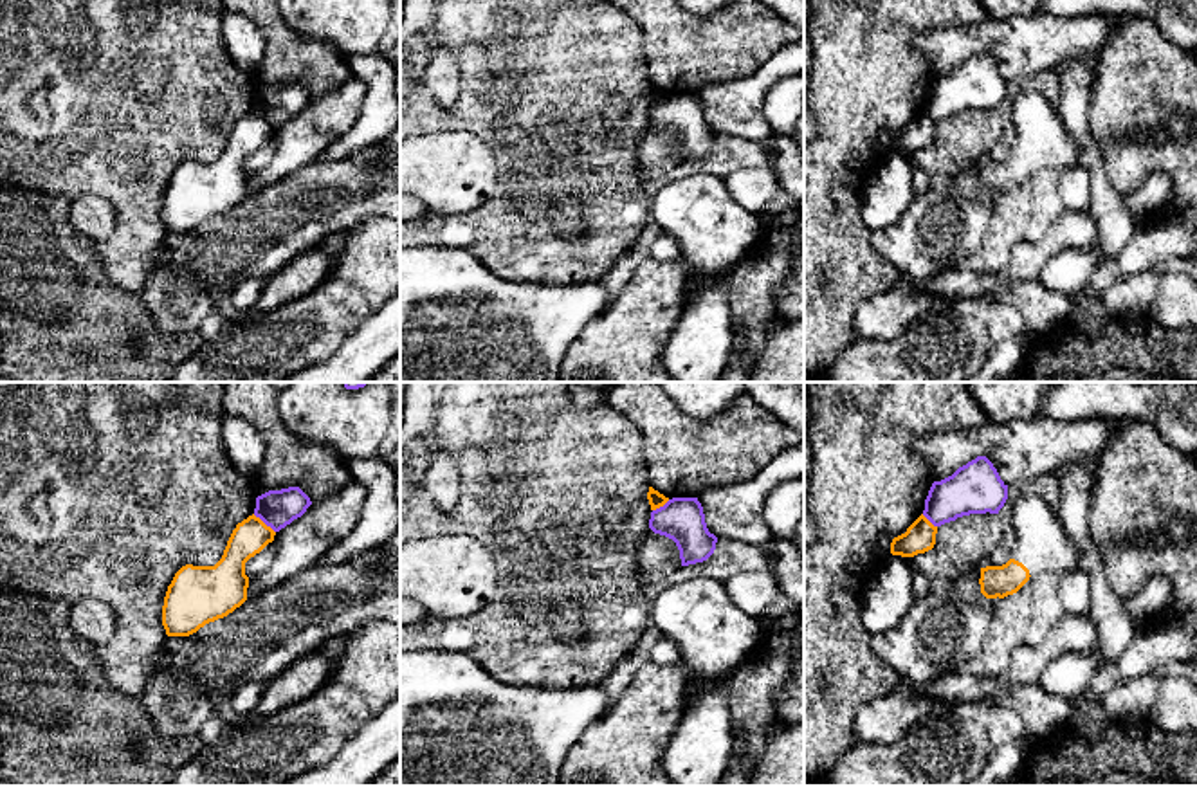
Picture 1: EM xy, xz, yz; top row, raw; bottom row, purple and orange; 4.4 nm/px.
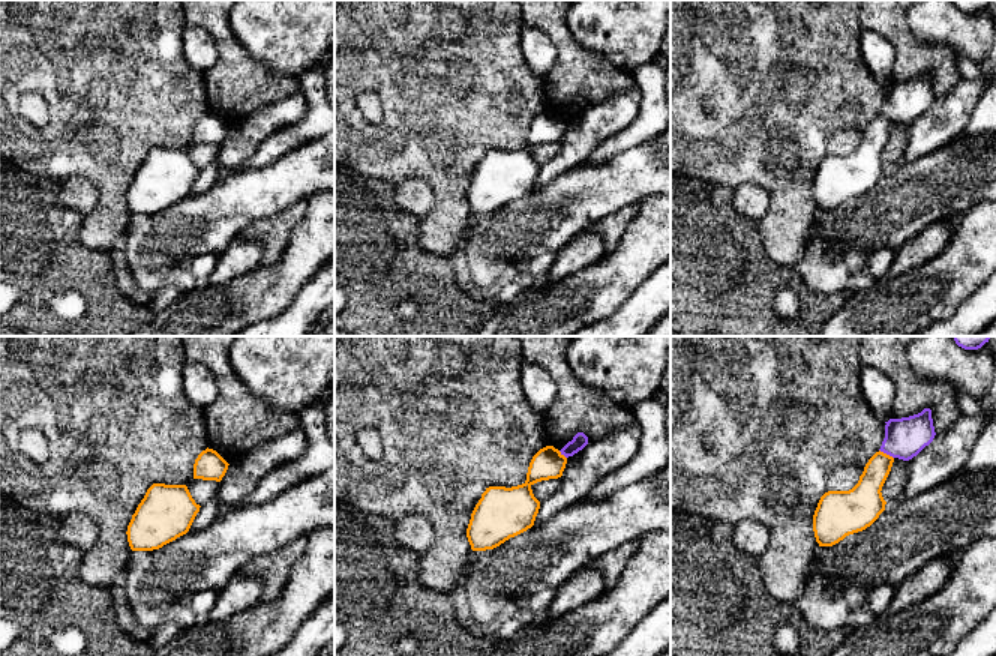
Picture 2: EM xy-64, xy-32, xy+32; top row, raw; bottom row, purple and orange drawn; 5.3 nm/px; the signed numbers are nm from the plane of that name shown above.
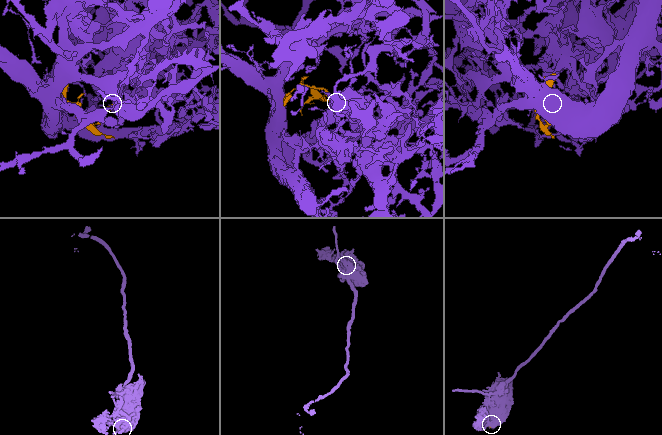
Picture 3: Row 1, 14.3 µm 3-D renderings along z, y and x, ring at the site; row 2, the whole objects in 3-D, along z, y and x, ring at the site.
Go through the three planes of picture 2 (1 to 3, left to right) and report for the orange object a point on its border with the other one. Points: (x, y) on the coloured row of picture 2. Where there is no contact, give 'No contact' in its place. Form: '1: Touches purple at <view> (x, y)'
1: No contact
2: Touches purple at xy-32 (563, 454)
3: Touches purple at xy+32 (887, 454)

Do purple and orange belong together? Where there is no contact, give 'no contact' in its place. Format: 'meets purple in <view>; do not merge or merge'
meets purple in xy; do not merge

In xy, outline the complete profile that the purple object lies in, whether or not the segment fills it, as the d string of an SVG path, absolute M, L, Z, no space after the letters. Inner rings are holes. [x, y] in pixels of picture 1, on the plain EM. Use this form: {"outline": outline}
{"outline": "M299 83L269 87L256 94L254 112L274 128L279 128L301 114L310 101L310 94Z"}

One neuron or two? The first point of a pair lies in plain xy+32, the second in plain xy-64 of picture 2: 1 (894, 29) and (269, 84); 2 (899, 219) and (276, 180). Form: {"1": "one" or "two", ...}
{"1": "one", "2": "one"}

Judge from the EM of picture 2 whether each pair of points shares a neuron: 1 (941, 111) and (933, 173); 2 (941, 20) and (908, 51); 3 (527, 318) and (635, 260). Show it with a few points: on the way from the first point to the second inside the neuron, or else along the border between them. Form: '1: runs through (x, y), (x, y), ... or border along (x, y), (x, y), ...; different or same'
1: border along (953, 140), (905, 164); different
2: border along (905, 15), (920, 38), (945, 44), (953, 53); different
3: runs through (554, 311), (593, 294), (608, 284); same

